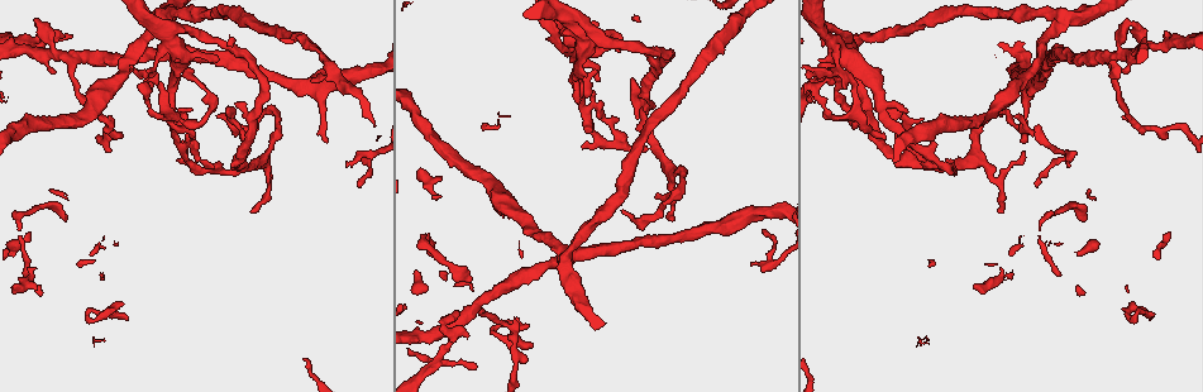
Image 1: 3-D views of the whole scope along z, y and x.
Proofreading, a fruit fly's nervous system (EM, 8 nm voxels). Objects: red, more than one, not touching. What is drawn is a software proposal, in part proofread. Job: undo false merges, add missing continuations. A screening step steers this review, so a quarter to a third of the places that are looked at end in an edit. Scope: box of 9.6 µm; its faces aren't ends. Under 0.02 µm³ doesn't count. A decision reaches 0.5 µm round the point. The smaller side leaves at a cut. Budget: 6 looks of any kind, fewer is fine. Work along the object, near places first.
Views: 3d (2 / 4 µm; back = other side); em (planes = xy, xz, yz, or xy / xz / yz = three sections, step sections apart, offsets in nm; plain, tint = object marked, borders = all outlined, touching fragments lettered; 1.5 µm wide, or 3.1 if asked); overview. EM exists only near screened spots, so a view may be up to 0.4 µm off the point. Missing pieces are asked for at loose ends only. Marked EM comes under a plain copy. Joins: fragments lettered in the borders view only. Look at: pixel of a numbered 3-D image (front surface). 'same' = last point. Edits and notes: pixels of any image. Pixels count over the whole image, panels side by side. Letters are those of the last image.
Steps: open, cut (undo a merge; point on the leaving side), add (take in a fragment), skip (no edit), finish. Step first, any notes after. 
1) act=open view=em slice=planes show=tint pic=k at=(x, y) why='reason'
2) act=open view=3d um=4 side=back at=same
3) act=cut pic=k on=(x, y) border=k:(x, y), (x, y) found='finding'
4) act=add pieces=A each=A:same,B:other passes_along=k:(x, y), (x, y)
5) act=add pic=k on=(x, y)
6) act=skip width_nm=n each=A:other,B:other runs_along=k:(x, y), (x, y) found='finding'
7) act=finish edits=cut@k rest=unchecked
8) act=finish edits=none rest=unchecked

act=open view=3d um=2 pic=1 at=(625, 212) why='long arm stops here'

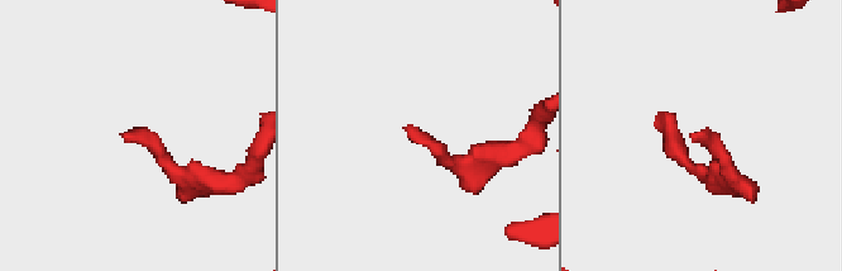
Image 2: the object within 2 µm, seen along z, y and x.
act=open view=em slice=planes show=borders pic=2 at=(696, 134) why='need the tissue'

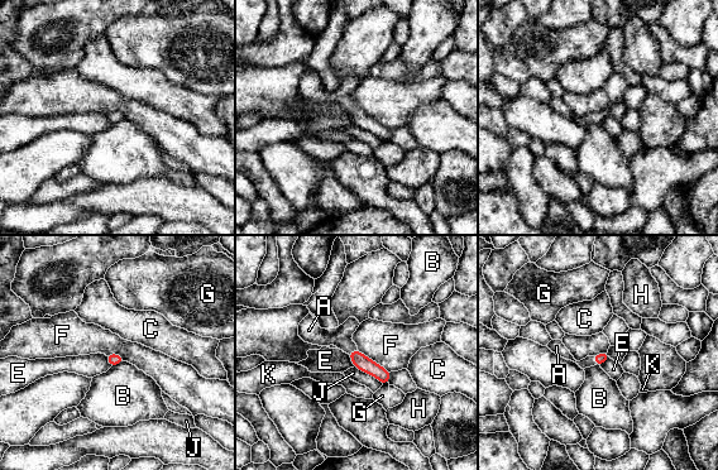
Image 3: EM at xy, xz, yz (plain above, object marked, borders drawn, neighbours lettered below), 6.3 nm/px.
act=add pieces=A longest_contact=F:260nm each=A:same,B:other,C:other,E:other,F:other,G:other,H:other,J:other,K:other passes_along=3:(360, 361), (353, 350), (340, 336) found='it goes on there'

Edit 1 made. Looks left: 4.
act=open view=em slice=planes show=tint pic=1 at=(567, 254)

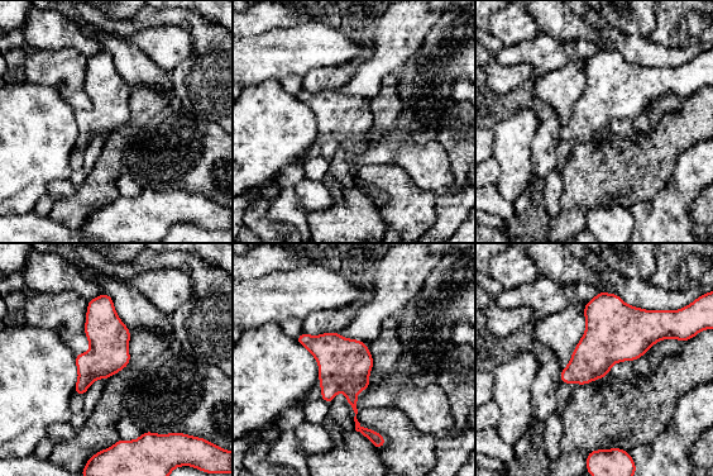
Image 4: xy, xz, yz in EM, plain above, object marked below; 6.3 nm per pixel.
act=open view=em slice=planes show=borders at=same why='see the neighbours'

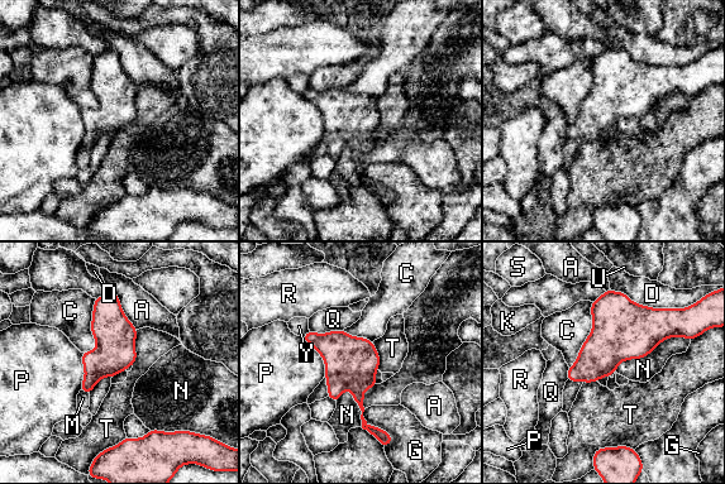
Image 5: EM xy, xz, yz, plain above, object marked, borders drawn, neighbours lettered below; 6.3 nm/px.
act=skip width_nm=260 each=A:other,C:other,D:other,G:other,K:other,M:other,N:other,P:other,Q:other,R:other,S:other,T:other,U:other,Y:other found='all the same cell'

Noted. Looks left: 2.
act=open view=3d um=4 pic=1 at=(1024, 142) why='an open end'

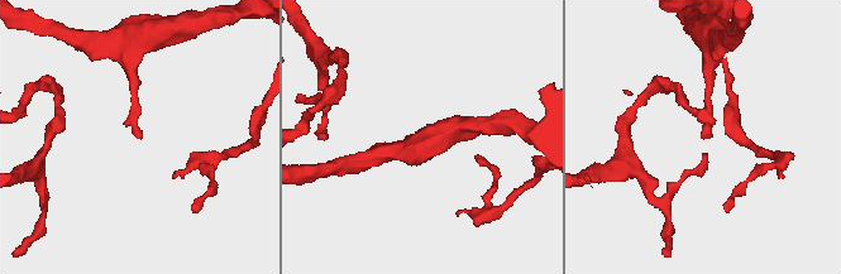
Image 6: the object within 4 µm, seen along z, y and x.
act=open view=em slice=planes show=borders pic=6 at=(139, 137) why='now the EM'

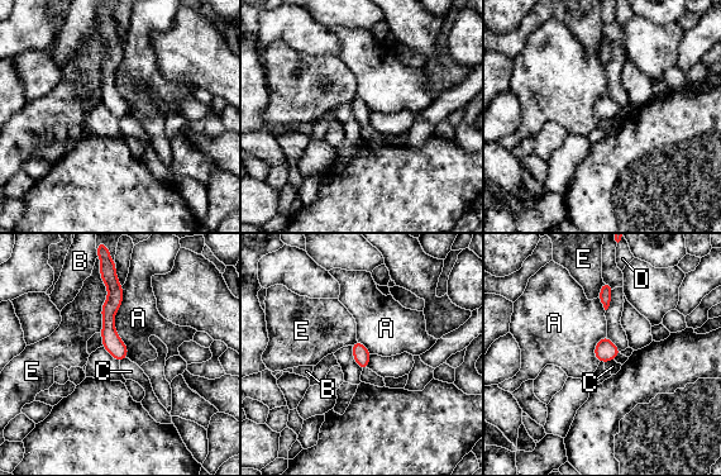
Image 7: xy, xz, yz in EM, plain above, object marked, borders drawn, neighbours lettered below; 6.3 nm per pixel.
act=skip each=A:other,B:other,C:other,D:other,E:other runs_along=7:(113, 279), (109, 336), (119, 357) found='none of them fits'

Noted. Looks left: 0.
act=finish edits=add@3 rest=unchecked

